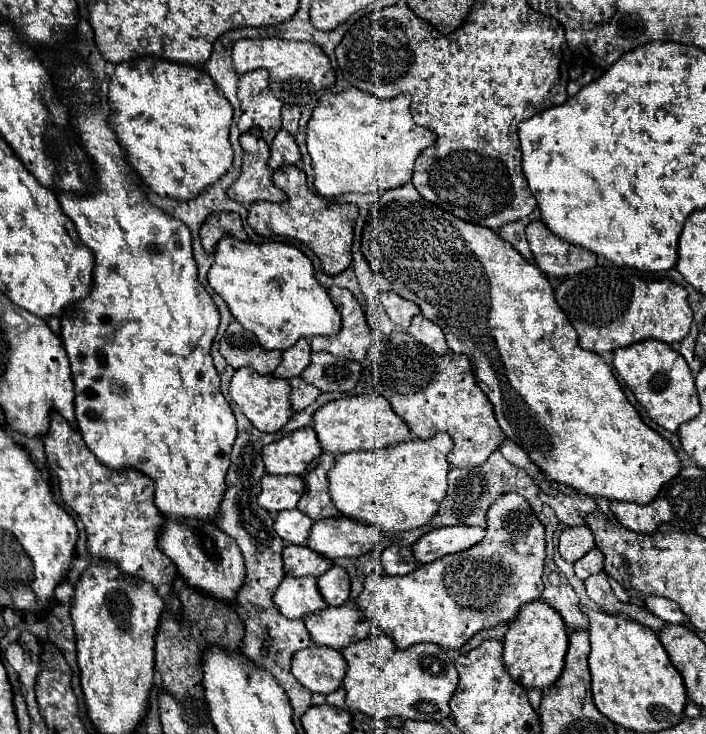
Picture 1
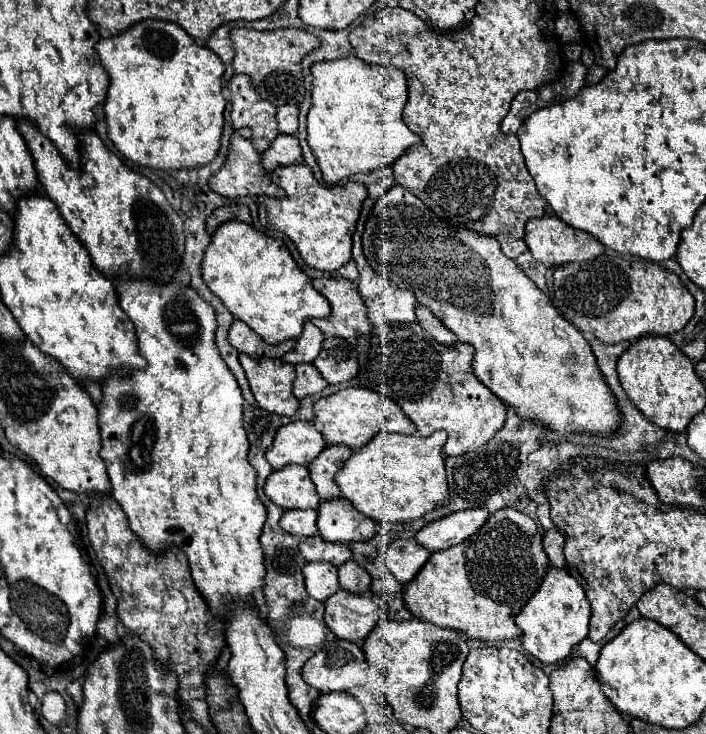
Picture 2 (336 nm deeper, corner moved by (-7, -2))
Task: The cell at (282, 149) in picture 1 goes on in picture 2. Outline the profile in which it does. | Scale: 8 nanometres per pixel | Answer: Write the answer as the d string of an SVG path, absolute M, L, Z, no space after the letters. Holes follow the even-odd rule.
M279 135L273 145L261 155L263 157L263 167L267 173L275 171L281 165L293 165L301 159L301 147L299 139L295 135Z

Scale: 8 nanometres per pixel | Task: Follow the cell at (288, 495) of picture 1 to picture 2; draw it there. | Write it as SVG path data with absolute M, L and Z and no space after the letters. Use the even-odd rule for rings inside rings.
M287 465L279 471L273 471L263 487L265 495L285 511L289 509L307 509L319 507L319 497L313 481L309 479L307 467Z

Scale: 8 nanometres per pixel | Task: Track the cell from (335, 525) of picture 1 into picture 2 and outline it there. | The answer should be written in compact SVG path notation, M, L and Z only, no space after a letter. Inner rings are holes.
M325 501L317 509L319 535L329 543L369 541L377 533L377 521L359 513L349 501Z

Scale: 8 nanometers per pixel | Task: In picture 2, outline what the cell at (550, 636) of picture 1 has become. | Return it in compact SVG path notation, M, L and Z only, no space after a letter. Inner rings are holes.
M549 569L541 589L521 609L521 613L515 617L515 623L523 631L523 649L547 665L567 659L575 645L587 637L589 617L591 609L581 585L577 585L577 581L565 569Z

